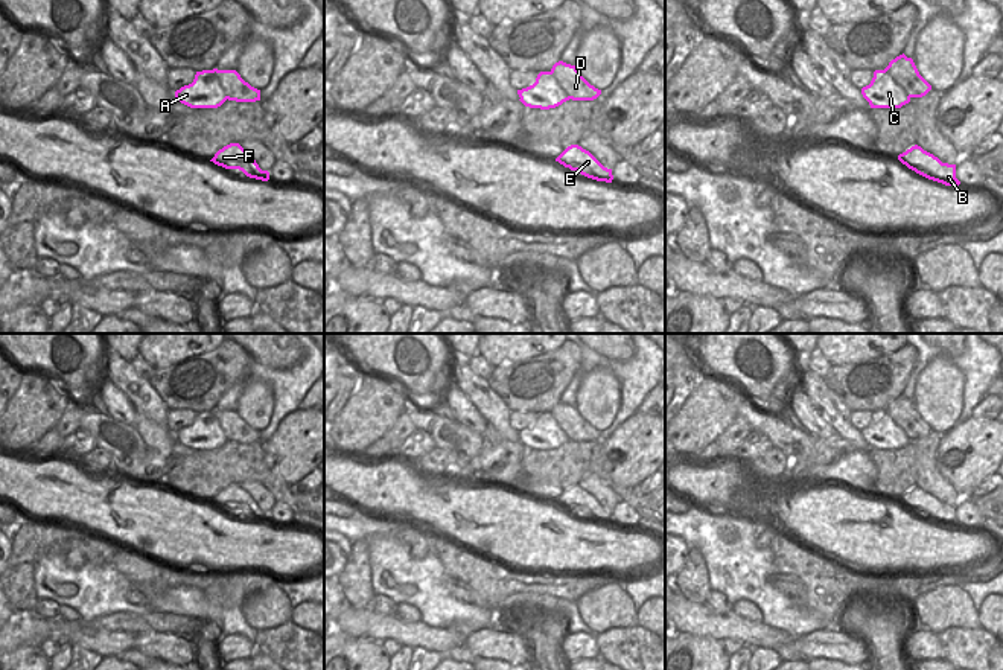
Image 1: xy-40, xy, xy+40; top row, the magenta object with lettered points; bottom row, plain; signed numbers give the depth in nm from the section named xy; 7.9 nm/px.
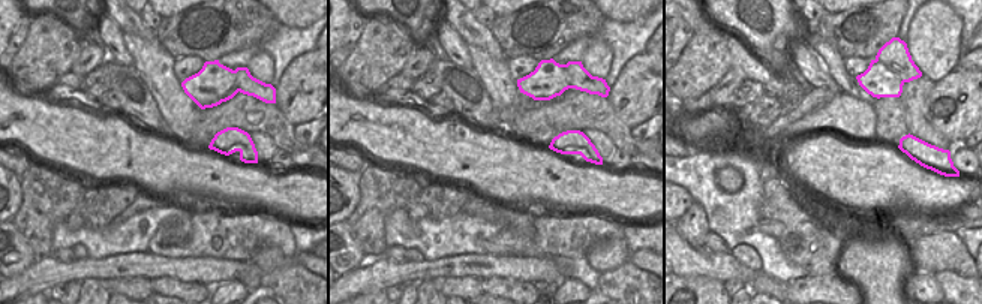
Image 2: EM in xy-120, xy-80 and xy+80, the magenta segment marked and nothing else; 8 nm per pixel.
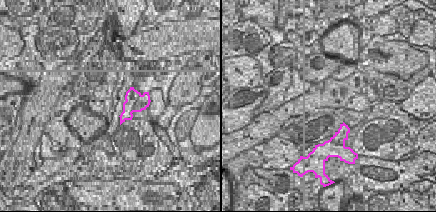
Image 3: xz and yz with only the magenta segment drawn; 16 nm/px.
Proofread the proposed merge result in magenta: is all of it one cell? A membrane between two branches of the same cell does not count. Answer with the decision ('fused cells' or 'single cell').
fused cells

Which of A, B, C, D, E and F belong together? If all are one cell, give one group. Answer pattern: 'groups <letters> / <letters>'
groups A B C E F / D

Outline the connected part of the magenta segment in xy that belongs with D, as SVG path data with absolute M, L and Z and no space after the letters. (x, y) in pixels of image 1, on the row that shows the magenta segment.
M559 61L551 72L572 100L594 100L601 94L601 90L591 85L575 65Z

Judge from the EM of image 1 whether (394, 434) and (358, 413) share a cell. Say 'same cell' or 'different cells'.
different cells

